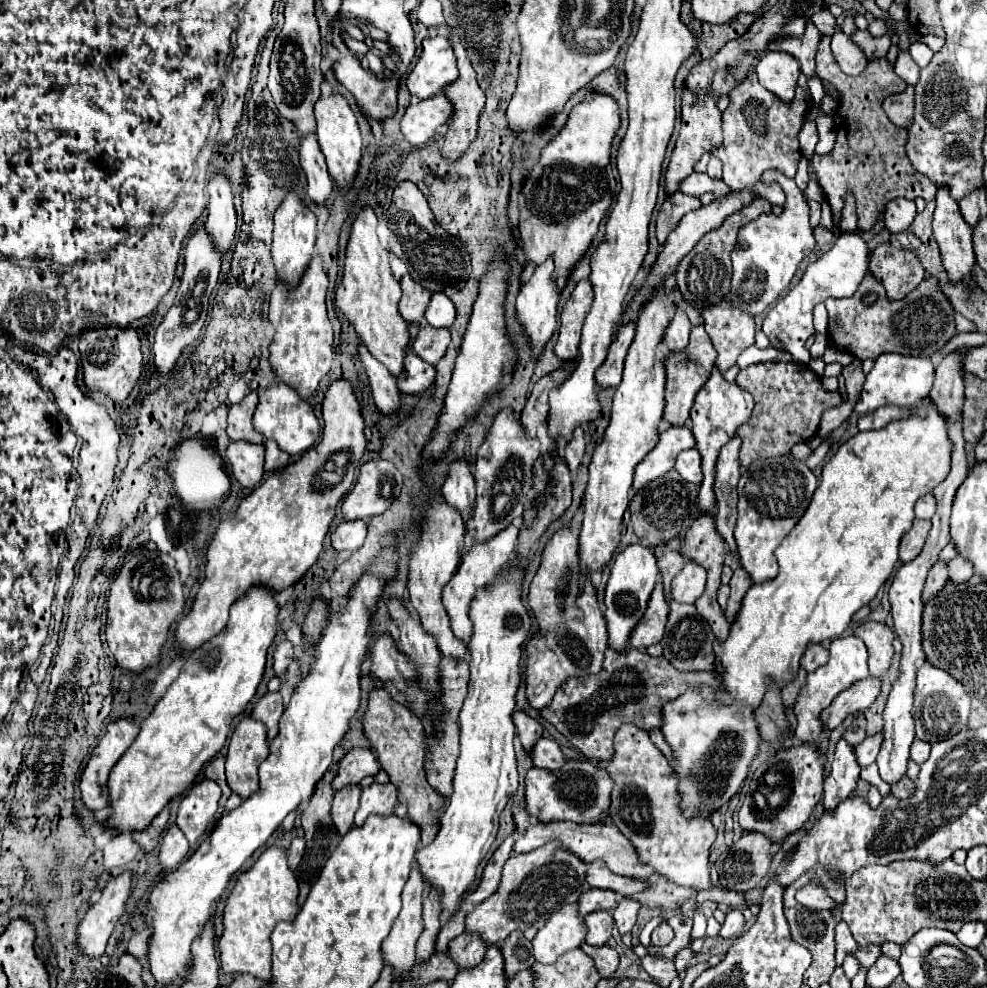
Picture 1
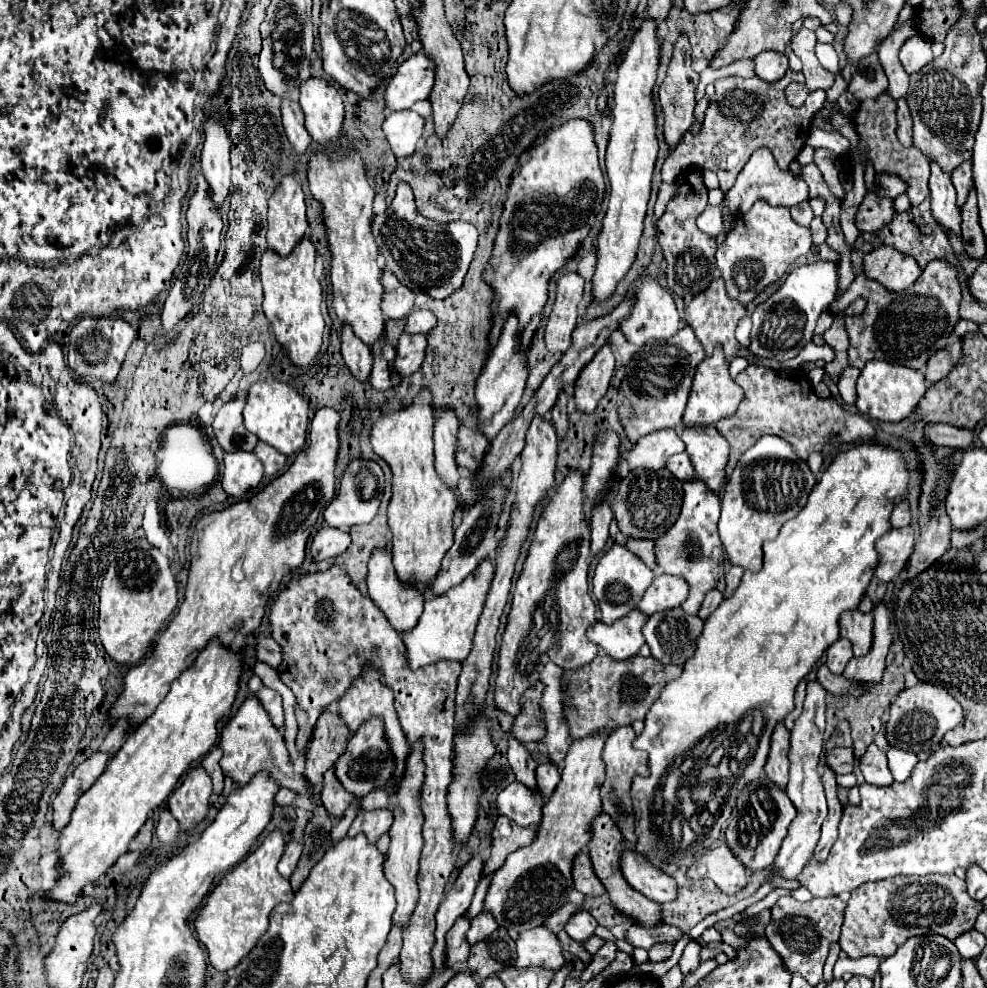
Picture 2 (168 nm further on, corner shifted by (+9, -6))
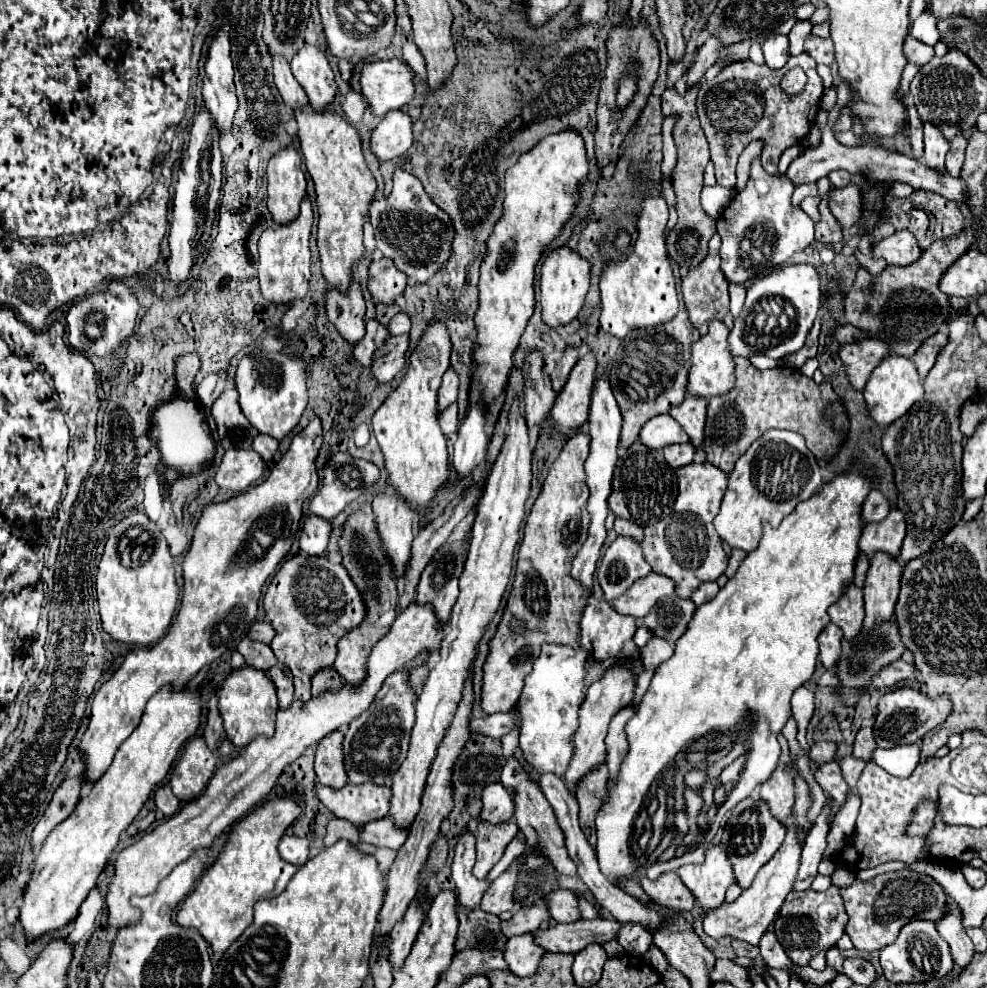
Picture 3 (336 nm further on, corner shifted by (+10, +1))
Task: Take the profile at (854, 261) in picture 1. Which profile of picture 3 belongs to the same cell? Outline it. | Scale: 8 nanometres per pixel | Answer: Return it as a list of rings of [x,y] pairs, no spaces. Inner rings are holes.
[[[792,264],[778,268],[772,274],[754,282],[744,300],[742,312],[734,318],[734,326],[728,336],[732,356],[750,358],[762,354],[768,358],[784,358],[798,352],[814,324],[820,310],[820,278],[810,264]]]

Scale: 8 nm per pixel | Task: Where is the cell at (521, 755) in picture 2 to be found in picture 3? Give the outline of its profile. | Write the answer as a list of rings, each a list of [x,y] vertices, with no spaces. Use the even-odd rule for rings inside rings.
[[[508,758],[508,762],[504,764],[502,768],[502,774],[500,774],[500,782],[502,786],[508,786],[508,790],[512,790],[514,794],[514,804],[516,804],[516,810],[514,810],[514,822],[518,824],[520,832],[526,836],[526,846],[530,850],[538,850],[538,854],[546,854],[546,858],[550,858],[550,864],[560,872],[560,874],[566,874],[566,876],[576,876],[576,868],[574,868],[574,862],[570,860],[568,852],[566,852],[566,844],[564,844],[564,834],[554,818],[554,812],[552,812],[552,806],[550,802],[544,798],[542,790],[538,788],[538,784],[532,782],[530,774],[518,764],[516,758]]]

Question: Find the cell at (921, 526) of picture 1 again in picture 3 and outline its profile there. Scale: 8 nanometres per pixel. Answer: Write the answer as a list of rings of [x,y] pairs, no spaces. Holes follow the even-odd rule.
[[[890,508],[890,514],[886,520],[872,522],[862,528],[858,546],[868,556],[872,556],[878,550],[882,550],[890,556],[898,556],[904,536],[906,536],[904,514],[898,508]]]

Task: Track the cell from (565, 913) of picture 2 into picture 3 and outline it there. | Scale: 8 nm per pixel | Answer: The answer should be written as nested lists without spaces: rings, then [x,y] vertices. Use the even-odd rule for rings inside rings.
[[[536,904],[530,908],[516,908],[512,918],[508,922],[502,922],[502,934],[506,938],[528,934],[530,930],[536,930],[544,920],[550,920],[548,908],[544,904]]]

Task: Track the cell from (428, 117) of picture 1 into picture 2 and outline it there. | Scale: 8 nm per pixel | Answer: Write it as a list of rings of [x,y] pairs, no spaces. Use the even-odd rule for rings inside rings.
[[[395,111],[383,121],[385,137],[397,157],[409,157],[415,153],[423,135],[425,119],[415,111]]]

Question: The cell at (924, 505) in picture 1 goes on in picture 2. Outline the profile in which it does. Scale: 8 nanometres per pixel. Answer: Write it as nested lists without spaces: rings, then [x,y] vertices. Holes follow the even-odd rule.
[[[901,501],[891,515],[891,525],[893,527],[909,527],[911,525],[911,509],[909,509],[909,501]]]

